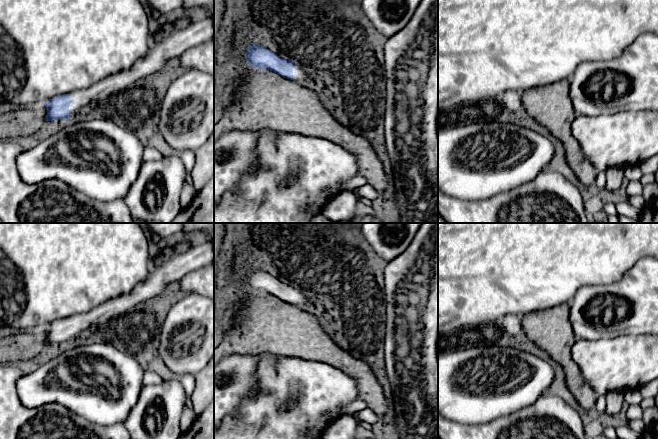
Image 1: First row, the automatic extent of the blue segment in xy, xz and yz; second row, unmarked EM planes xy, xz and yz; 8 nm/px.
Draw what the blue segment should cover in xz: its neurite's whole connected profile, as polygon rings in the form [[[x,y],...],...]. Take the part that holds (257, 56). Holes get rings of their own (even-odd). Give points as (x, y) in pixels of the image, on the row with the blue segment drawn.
[[[250,45],[245,50],[245,58],[251,67],[268,69],[295,82],[313,84],[315,72],[303,62],[287,61],[271,50],[260,45]]]

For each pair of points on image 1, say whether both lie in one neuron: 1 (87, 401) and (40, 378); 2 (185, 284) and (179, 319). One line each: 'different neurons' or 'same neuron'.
1: same neuron
2: different neurons

